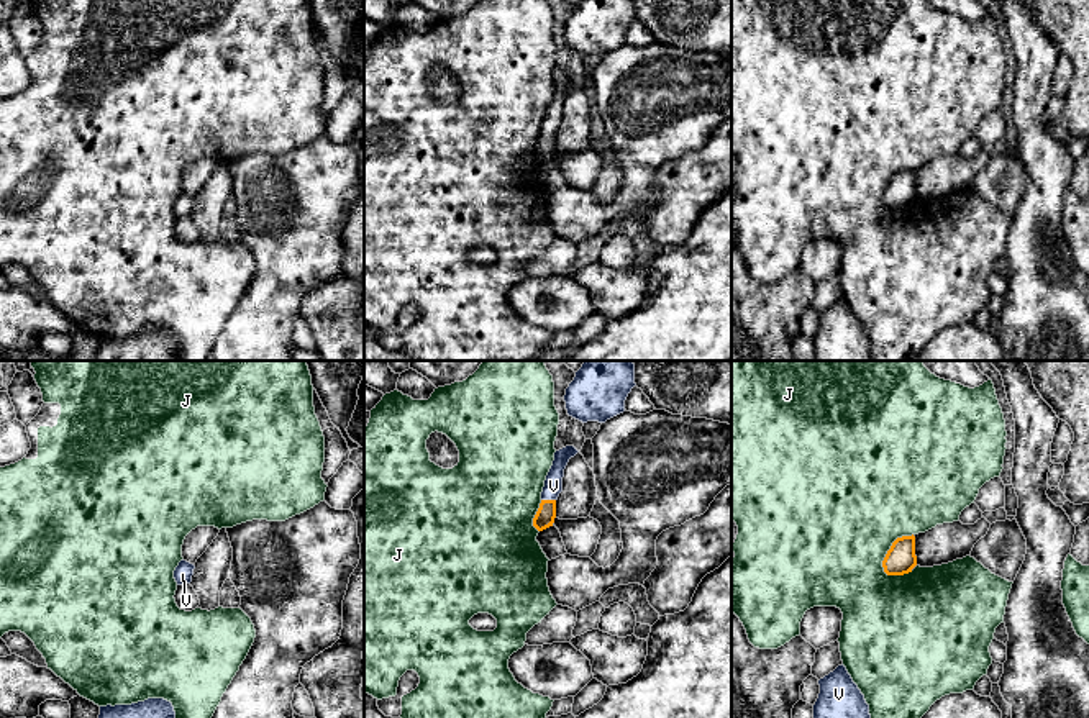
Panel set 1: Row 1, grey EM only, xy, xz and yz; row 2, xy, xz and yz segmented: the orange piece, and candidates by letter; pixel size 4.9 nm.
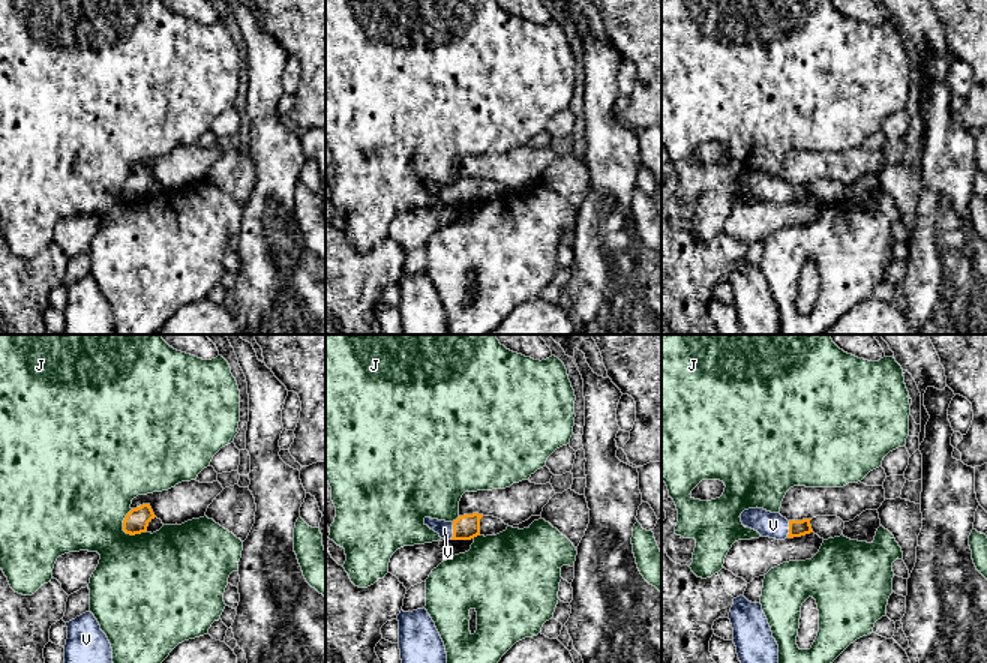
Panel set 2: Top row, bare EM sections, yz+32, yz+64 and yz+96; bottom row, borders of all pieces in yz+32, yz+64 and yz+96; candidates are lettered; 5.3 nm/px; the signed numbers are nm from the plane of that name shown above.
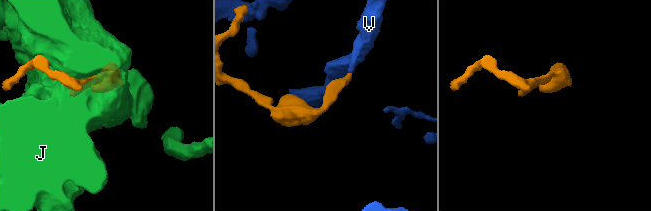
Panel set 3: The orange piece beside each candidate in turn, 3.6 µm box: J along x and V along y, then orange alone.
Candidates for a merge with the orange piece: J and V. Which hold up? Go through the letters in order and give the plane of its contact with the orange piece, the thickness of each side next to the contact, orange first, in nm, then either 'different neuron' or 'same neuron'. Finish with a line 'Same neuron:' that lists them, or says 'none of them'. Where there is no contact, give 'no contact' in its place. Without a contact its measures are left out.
J: yz | 150/500 nm | different neuron
V: xz | 100/100 nm | same neuron
Same neuron: V

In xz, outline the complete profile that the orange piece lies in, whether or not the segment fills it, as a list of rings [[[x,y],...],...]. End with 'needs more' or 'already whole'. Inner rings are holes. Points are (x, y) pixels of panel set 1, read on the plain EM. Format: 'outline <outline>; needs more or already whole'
outline [[[566,79],[554,85],[553,98],[546,108],[544,120],[541,125],[541,136],[533,151],[533,159],[538,164],[543,164],[553,159],[556,151],[556,133],[563,125],[563,110],[564,102],[571,90],[574,90],[579,84],[574,79]]]; needs more

